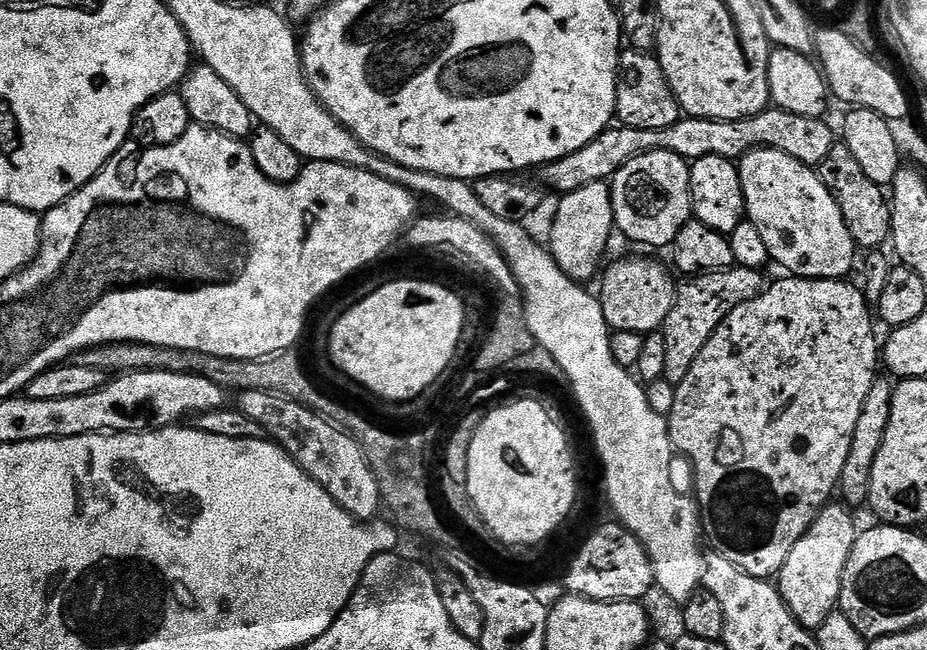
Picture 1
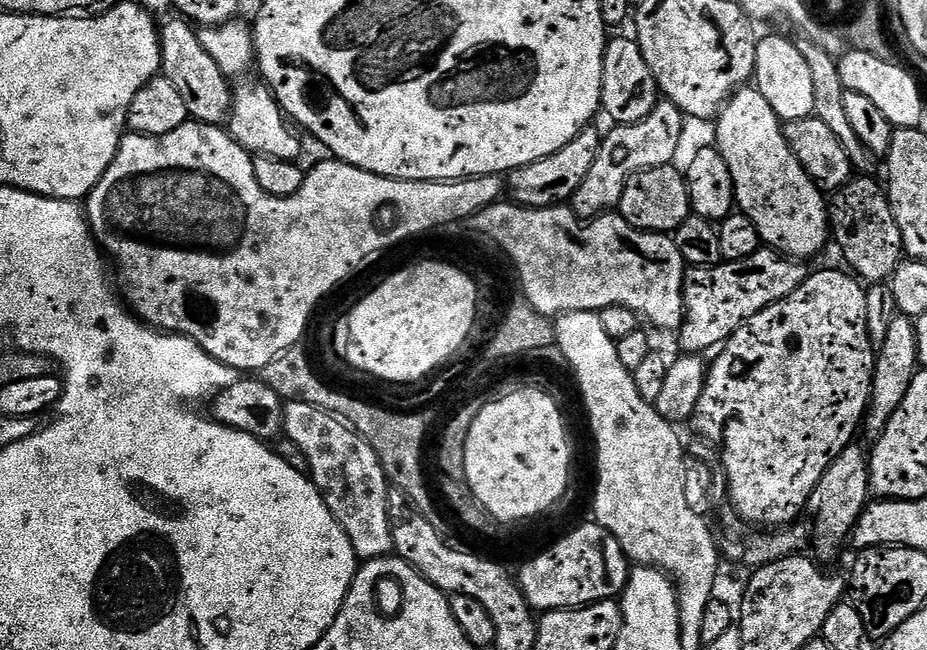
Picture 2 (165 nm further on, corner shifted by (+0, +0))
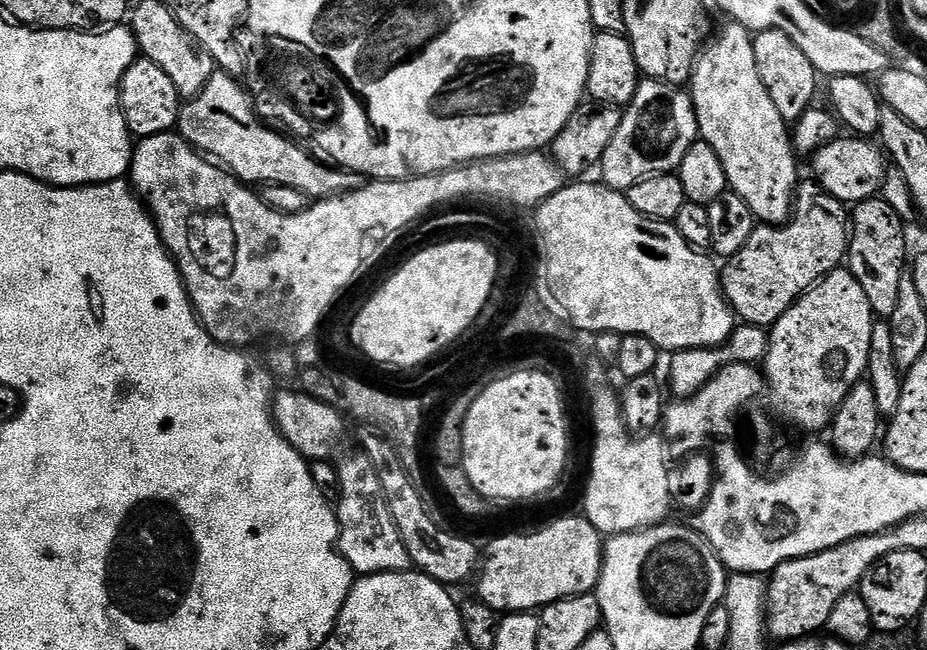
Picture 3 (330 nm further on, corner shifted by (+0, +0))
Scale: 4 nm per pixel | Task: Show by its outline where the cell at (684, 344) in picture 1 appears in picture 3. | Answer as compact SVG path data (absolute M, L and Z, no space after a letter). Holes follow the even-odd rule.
M801 183L794 193L794 207L788 223L779 226L760 224L754 234L750 234L750 242L746 242L746 246L742 246L742 250L738 250L738 254L731 256L723 265L724 268L720 272L720 290L733 313L743 323L755 324L765 330L771 329L772 325L778 322L778 318L782 318L782 314L790 310L795 300L799 300L815 284L845 263L849 235L849 205L826 194L821 184Z

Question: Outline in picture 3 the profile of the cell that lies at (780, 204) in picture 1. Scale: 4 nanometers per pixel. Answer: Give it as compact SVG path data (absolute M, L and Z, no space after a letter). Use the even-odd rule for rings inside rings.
M735 22L725 23L720 37L709 39L706 47L696 57L696 67L692 69L690 95L696 107L696 121L700 127L699 139L714 146L714 154L722 158L722 170L726 170L728 187L754 213L760 224L779 226L788 223L794 207L794 193L798 187L796 180L796 149L792 147L789 121L778 114L762 78L758 78L758 65L754 63L754 46L748 29Z

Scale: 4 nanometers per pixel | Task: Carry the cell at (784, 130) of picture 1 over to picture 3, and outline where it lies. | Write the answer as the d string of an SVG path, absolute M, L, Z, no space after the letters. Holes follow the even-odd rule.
M852 134L844 135L826 142L826 146L819 148L810 157L810 164L813 174L816 175L813 176L815 183L821 184L826 194L838 198L846 205L855 206L863 200L879 197L880 187L885 174L888 173L889 165L879 143L868 138L857 138Z

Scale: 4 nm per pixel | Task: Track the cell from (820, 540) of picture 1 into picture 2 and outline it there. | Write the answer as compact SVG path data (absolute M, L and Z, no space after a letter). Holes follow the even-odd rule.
M859 443L848 444L838 458L822 474L818 486L814 486L812 497L807 507L812 508L812 532L816 535L815 555L821 561L832 560L840 552L840 547L851 537L852 530L864 509L870 503L870 470L868 469L869 453L858 446Z

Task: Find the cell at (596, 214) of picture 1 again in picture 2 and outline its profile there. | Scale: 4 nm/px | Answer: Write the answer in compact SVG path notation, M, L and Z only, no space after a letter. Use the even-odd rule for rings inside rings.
M661 99L642 118L633 124L622 124L613 127L612 133L605 135L600 142L598 158L590 166L582 186L572 196L570 207L577 217L591 218L611 213L619 205L626 182L643 168L666 168L673 163L676 151L680 148L680 139L684 136L686 117L669 100Z

